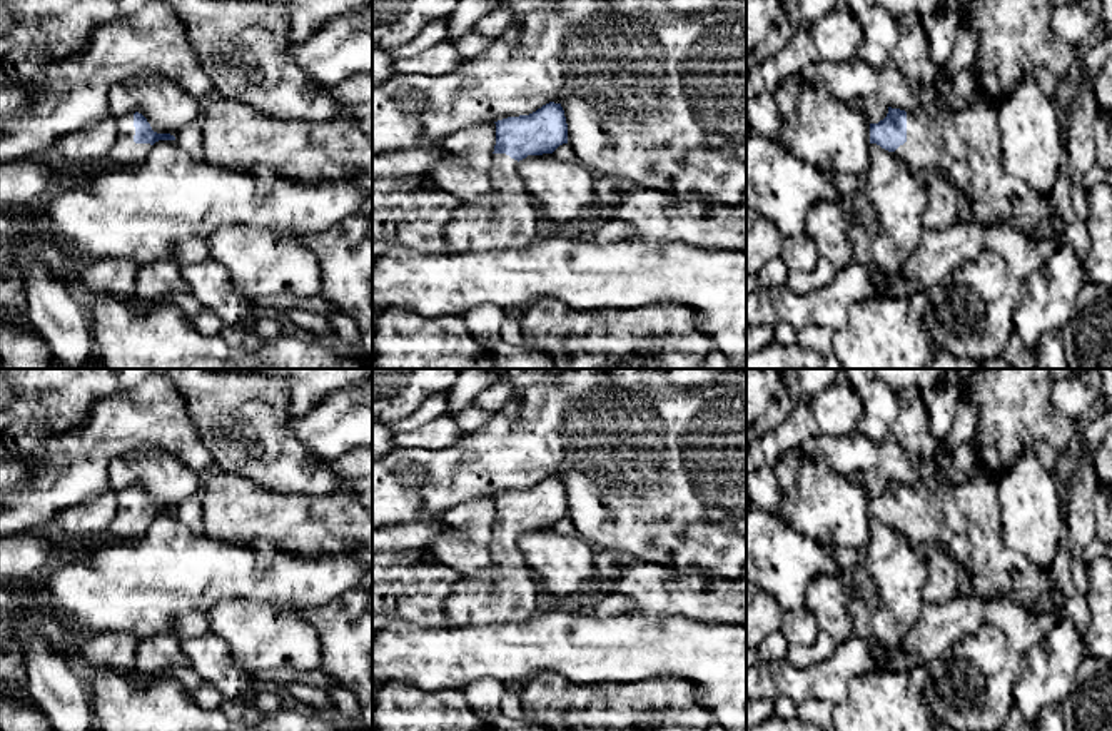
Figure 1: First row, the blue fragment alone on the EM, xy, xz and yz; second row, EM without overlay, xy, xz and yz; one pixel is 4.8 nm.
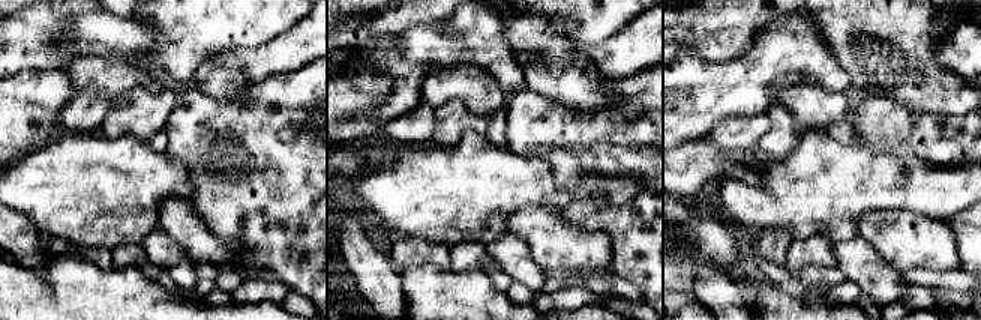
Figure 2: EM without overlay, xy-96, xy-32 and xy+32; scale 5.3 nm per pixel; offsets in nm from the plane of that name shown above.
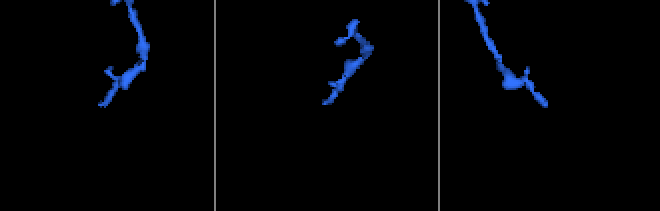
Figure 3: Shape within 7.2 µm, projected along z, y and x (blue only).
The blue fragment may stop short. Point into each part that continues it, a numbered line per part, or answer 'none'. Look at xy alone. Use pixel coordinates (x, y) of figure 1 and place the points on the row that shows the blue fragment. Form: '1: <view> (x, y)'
1: xy (126, 152)

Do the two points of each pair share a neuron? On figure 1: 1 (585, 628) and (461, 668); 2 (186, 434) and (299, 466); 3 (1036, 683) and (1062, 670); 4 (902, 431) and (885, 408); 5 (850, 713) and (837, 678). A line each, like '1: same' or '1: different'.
1: same
2: different
3: same
4: different
5: different

